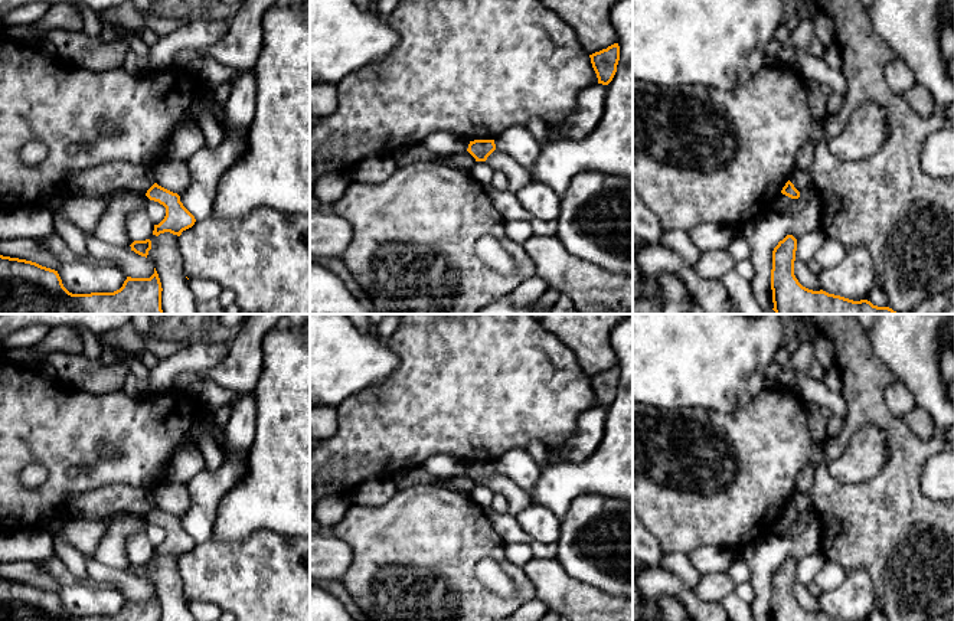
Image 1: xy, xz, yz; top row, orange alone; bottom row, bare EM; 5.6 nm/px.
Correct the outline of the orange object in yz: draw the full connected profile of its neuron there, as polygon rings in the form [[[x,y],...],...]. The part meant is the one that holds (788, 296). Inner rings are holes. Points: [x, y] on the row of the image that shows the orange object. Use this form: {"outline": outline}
{"outline": [[[787,235],[772,251],[771,290],[775,314],[912,314],[803,287],[794,275],[795,251],[797,239],[793,235]]]}

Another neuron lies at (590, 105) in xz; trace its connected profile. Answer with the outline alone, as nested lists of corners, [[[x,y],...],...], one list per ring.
[[[598,84],[582,89],[575,110],[566,115],[559,127],[548,127],[549,143],[571,140],[582,141],[598,125],[607,97],[607,85]]]

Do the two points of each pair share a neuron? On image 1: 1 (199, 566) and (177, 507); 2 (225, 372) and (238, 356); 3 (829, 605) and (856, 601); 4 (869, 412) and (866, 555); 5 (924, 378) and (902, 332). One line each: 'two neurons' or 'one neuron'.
1: two neurons
2: one neuron
3: one neuron
4: one neuron
5: one neuron

